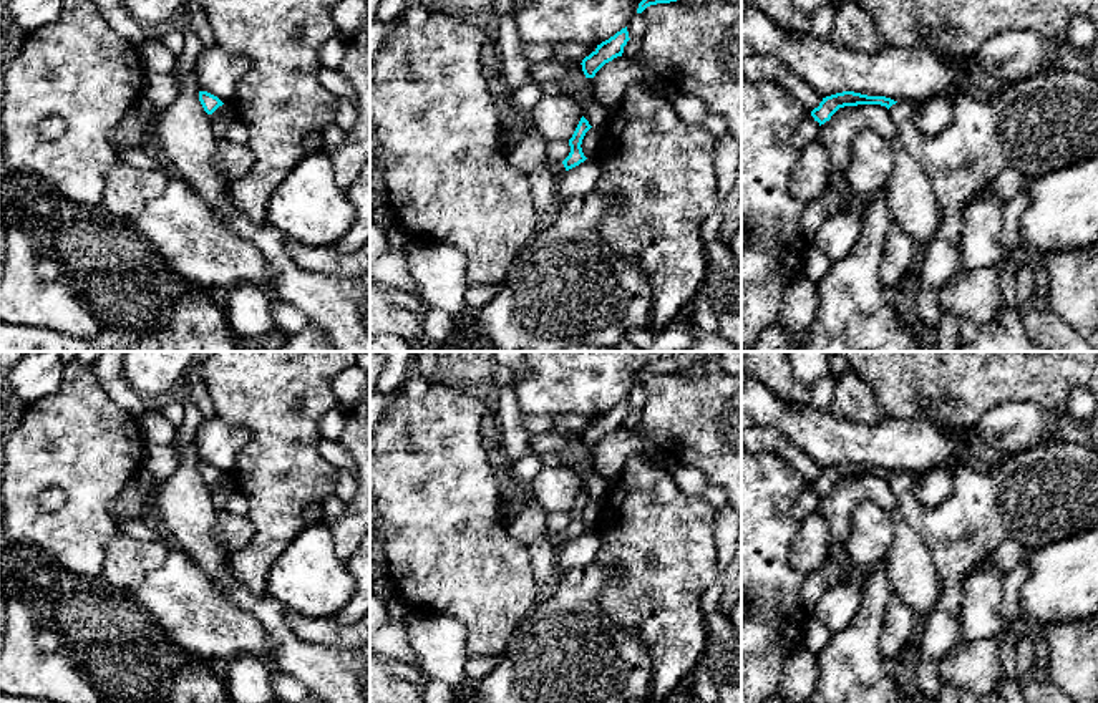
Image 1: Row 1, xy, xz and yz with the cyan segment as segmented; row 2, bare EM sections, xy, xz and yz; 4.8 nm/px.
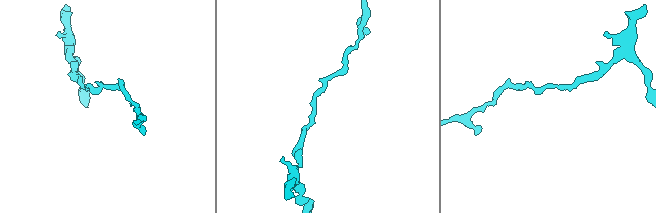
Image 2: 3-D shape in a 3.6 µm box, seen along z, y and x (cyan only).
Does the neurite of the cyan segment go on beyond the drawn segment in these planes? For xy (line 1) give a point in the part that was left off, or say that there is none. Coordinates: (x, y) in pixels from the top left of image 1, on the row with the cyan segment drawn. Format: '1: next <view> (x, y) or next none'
1: next none

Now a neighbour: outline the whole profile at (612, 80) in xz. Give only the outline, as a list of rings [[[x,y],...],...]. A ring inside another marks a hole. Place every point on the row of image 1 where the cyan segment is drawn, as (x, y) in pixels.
[[[622,55],[605,63],[594,78],[595,99],[612,113],[625,90],[642,78],[642,68],[637,60]]]

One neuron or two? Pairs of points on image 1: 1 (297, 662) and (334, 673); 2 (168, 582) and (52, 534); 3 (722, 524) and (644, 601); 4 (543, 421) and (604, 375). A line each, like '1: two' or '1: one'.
1: one
2: two
3: two
4: two

